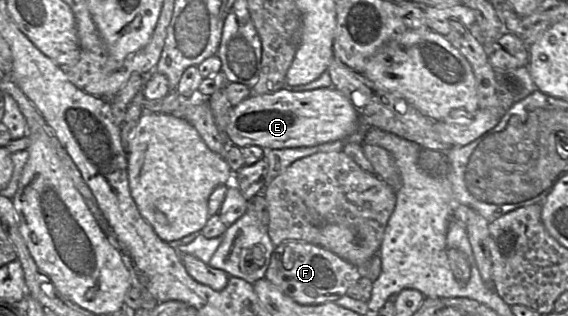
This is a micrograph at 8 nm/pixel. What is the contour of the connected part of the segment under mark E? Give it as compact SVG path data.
M333 85L294 92L282 88L276 92L249 96L231 107L226 135L239 148L259 146L264 150L311 147L342 140L358 129L359 114L352 102Z

